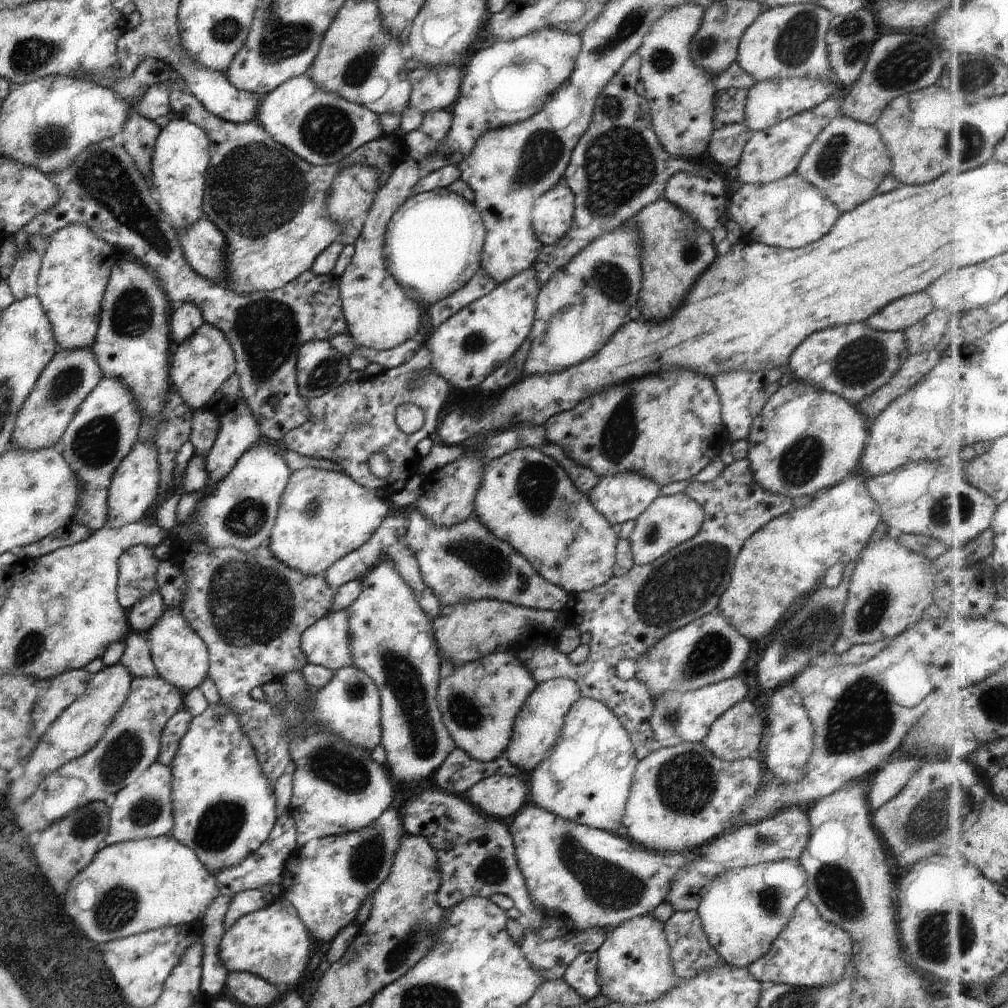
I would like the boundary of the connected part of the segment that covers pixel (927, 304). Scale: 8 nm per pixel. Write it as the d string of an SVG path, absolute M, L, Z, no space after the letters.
M917 292L892 301L866 321L877 331L905 331L909 326L920 322L935 309L927 292Z

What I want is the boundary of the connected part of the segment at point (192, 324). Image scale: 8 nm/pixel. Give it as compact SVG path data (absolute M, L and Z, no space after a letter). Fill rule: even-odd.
M192 303L175 305L169 316L170 339L180 344L195 335L195 332L205 323L202 313Z

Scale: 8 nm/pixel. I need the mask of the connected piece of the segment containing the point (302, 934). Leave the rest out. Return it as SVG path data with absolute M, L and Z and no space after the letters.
M280 896L266 908L241 916L222 936L218 956L228 971L249 972L284 991L300 985L313 958L309 932L296 909Z

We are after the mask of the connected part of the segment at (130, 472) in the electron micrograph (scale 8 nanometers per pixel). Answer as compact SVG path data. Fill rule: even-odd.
M137 440L124 460L118 465L107 490L106 529L119 529L140 521L156 498L159 487L159 462L154 442Z

